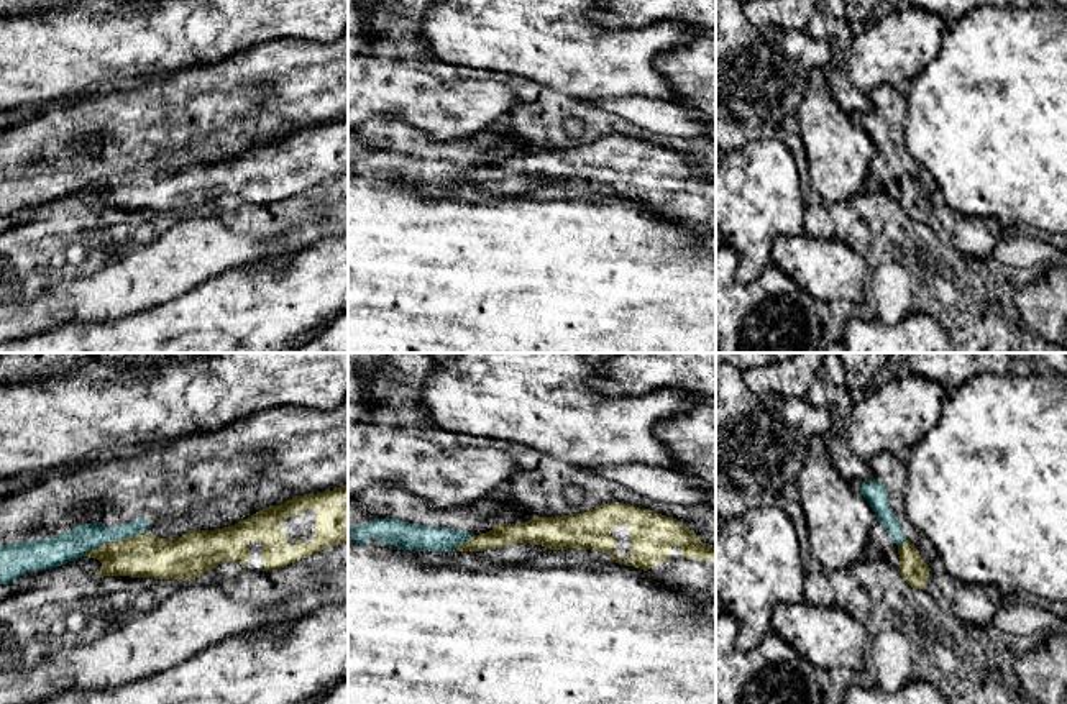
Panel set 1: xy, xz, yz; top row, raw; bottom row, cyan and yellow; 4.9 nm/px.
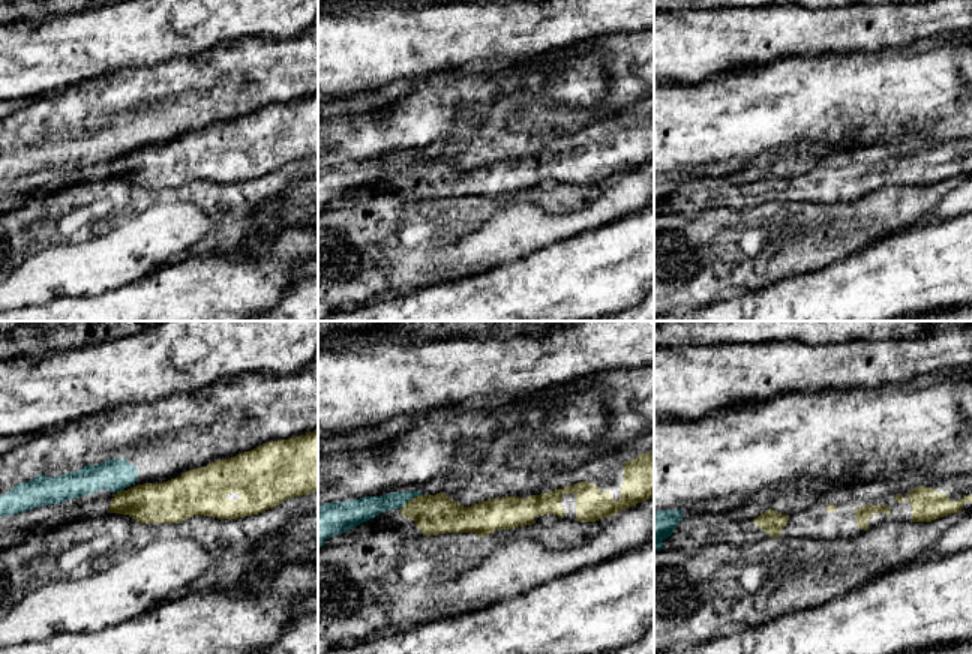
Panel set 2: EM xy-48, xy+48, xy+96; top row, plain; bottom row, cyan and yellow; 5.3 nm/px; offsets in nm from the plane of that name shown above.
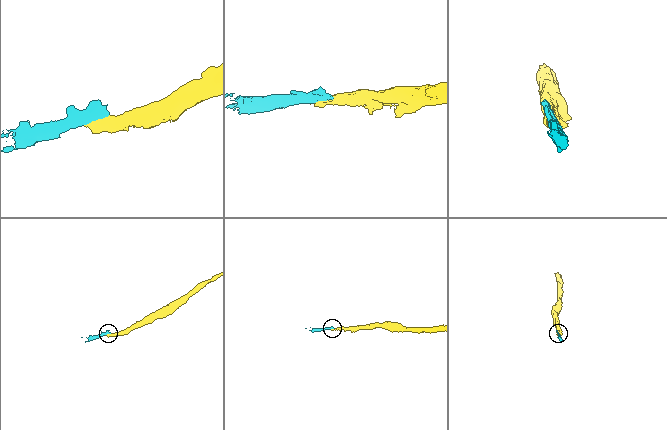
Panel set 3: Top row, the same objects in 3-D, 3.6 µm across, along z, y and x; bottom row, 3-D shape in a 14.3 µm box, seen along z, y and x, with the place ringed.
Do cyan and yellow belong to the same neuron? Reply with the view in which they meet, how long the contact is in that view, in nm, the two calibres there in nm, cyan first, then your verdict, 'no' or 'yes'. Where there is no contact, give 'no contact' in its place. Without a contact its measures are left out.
contact in xy; length 320 nm; calibres 150 and 220 nm; no

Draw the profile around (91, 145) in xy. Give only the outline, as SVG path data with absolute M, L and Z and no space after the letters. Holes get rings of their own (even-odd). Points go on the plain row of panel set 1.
M92 131L90 135L85 135L77 144L76 144L77 154L80 158L84 156L98 156L103 151L102 139L98 138L97 131Z

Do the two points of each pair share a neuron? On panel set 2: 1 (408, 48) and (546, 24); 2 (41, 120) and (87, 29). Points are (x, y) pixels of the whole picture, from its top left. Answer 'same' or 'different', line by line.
1: same
2: different

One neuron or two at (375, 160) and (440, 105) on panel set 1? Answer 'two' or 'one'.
two

